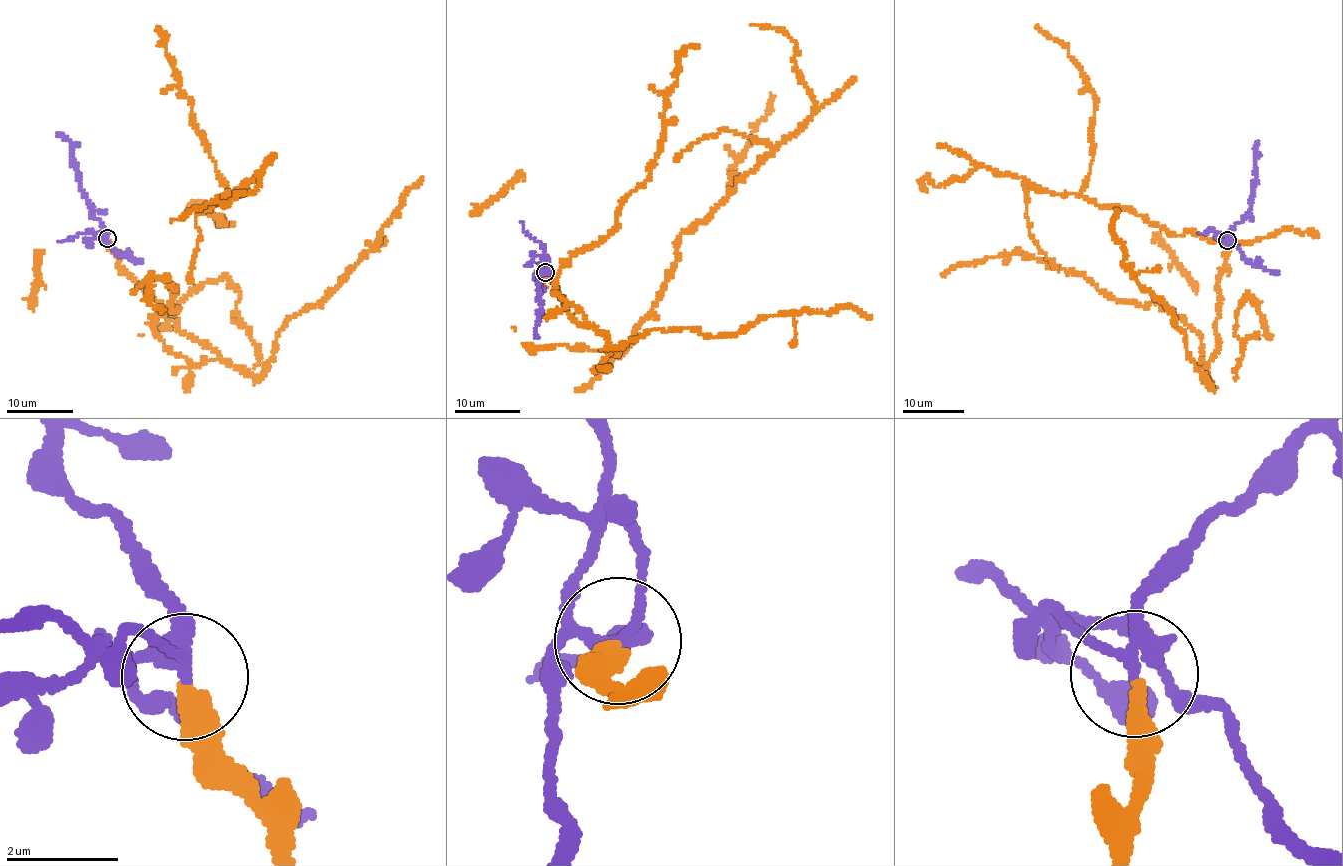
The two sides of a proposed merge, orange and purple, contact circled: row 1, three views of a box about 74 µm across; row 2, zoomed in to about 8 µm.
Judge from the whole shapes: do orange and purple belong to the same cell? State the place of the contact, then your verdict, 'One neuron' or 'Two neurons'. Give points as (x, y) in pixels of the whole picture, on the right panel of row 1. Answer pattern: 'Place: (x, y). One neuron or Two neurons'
Place: (1227, 240). Two neurons

